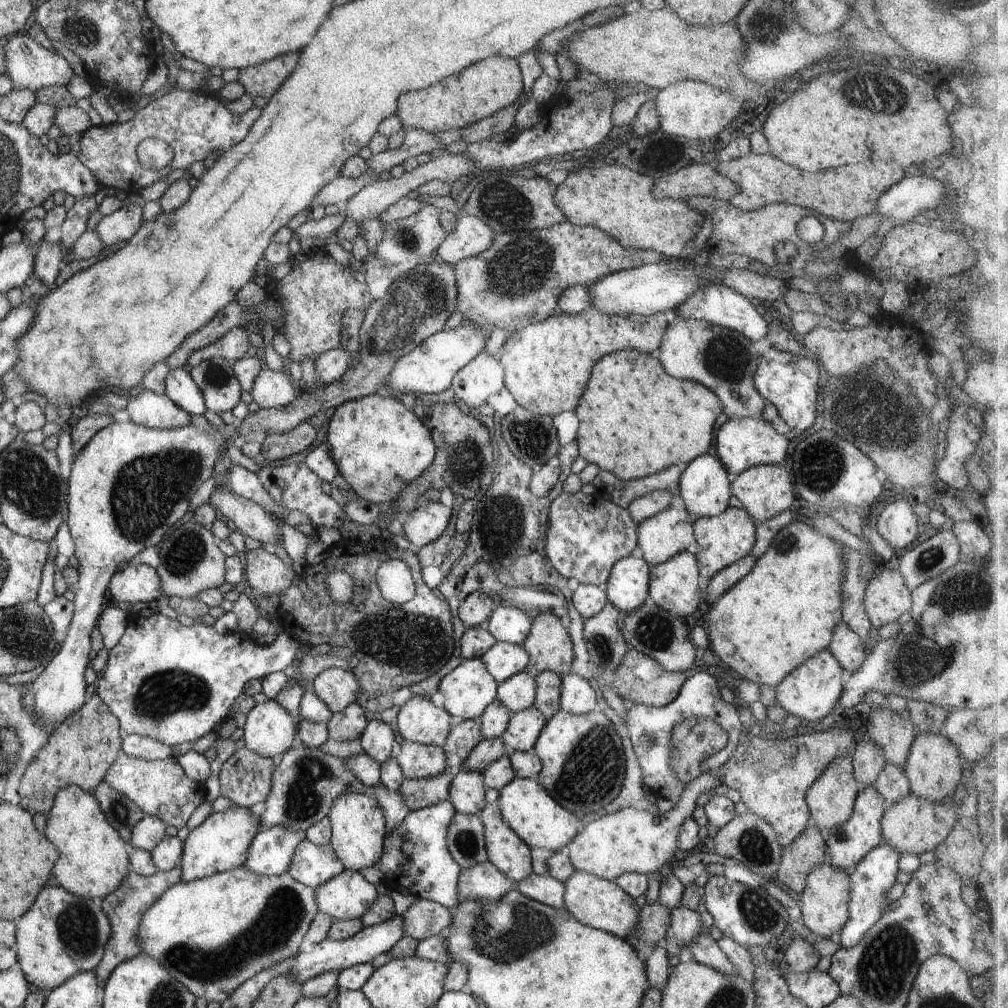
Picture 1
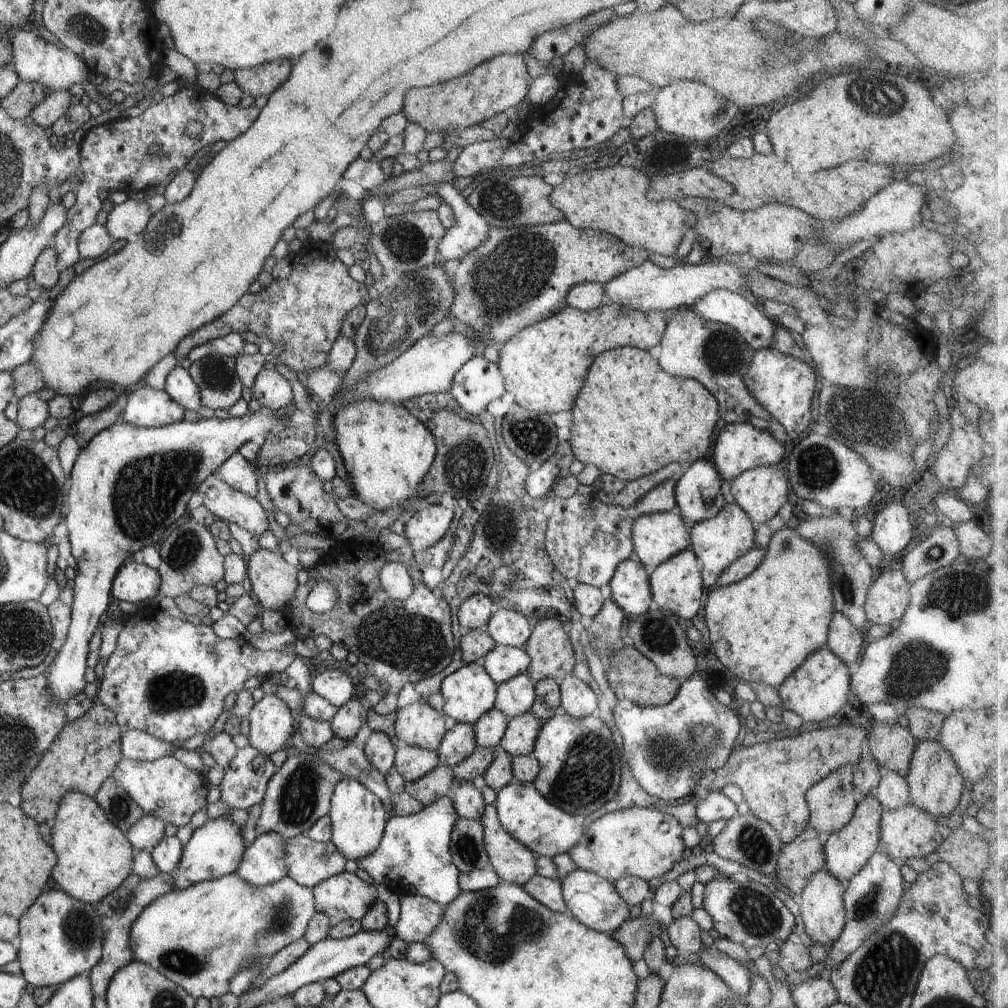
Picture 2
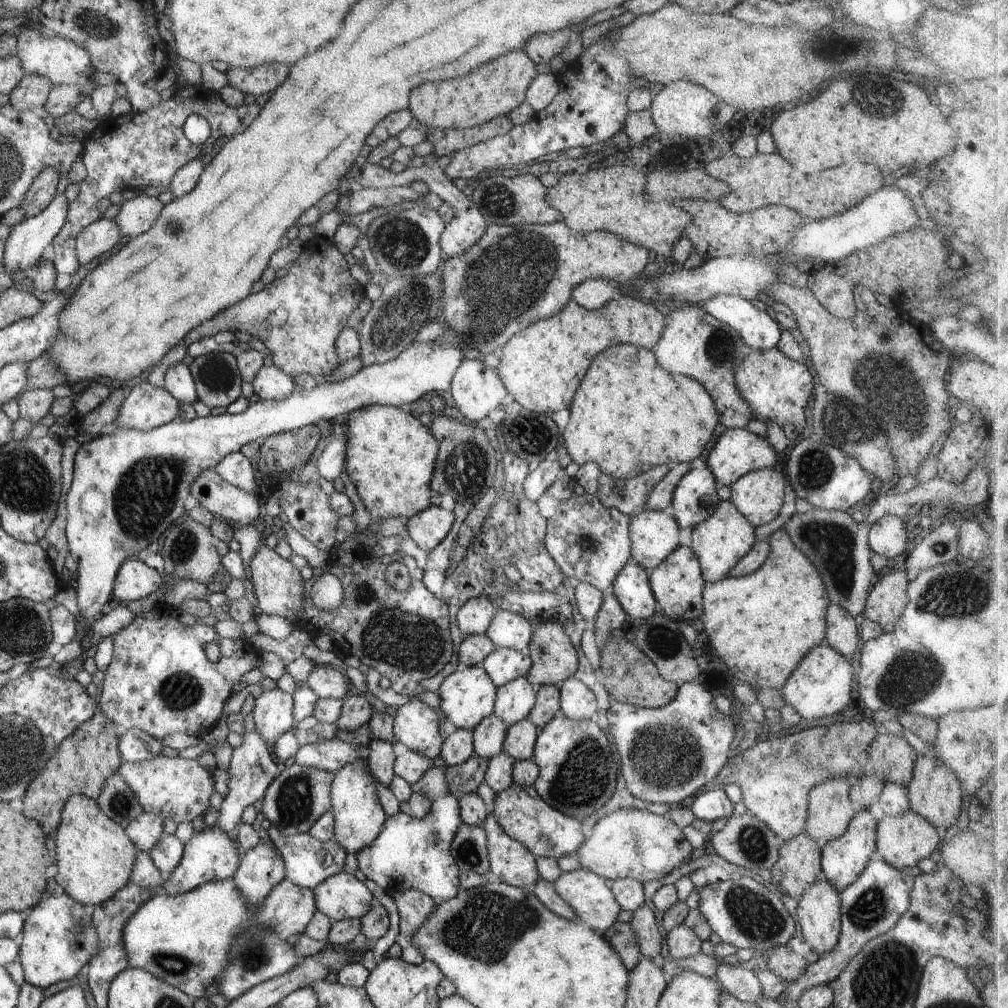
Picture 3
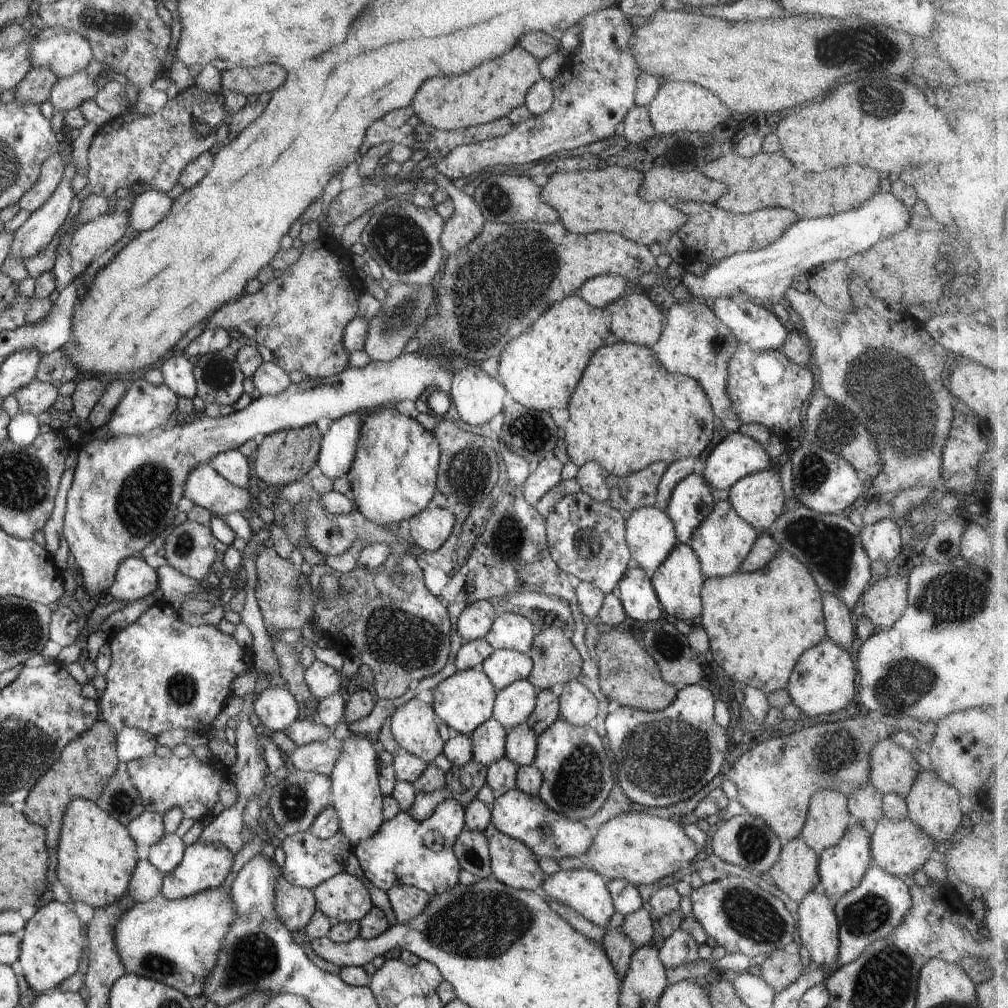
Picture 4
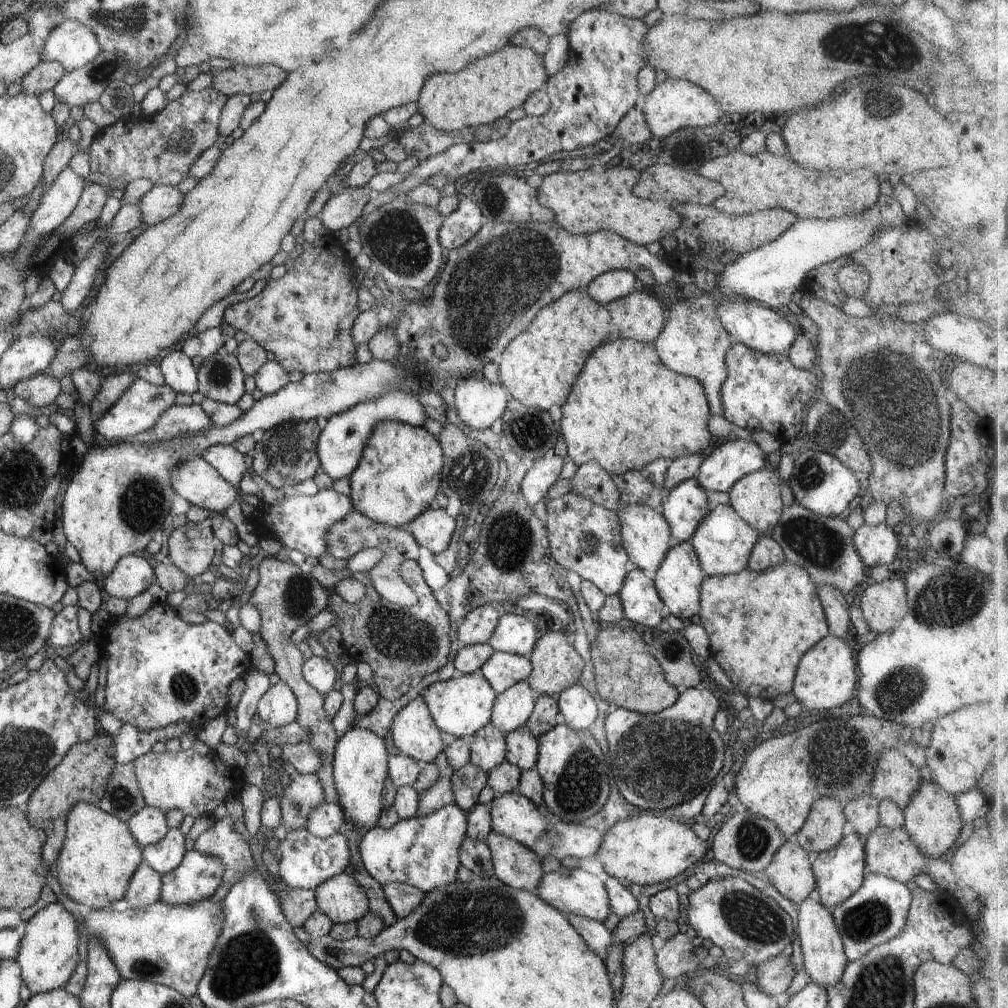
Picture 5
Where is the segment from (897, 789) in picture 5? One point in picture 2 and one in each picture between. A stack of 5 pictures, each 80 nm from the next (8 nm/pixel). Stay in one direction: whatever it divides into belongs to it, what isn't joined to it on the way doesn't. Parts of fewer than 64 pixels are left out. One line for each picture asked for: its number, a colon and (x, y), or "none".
2: (891, 746)
3: (893, 758)
4: (893, 768)

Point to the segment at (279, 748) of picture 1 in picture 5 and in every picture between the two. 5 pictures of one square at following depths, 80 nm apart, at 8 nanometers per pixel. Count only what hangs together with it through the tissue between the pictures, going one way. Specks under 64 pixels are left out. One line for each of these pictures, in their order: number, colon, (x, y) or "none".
2: (272, 724)
3: (272, 714)
4: (276, 708)
5: (278, 707)

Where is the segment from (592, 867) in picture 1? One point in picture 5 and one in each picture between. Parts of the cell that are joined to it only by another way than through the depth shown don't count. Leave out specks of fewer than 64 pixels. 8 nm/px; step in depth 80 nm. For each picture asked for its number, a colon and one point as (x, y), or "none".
2: (644, 842)
3: (635, 843)
4: (640, 848)
5: (646, 849)

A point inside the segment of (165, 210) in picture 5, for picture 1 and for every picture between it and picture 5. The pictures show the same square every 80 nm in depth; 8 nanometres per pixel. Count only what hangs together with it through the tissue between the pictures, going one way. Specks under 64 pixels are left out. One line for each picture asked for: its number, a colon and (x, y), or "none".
1: (120, 226)
2: (126, 220)
3: (137, 215)
4: (149, 208)

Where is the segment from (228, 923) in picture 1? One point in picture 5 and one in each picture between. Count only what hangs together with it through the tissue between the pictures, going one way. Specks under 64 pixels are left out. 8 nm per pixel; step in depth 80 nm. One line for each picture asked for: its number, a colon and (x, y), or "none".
2: (200, 937)
3: (185, 939)
4: (176, 942)
5: (167, 944)

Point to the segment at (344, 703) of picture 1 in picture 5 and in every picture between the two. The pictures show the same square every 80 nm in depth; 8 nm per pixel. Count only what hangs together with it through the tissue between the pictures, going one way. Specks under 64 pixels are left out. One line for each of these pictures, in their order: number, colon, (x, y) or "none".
2: (338, 687)
3: (326, 681)
4: (323, 680)
5: (318, 672)

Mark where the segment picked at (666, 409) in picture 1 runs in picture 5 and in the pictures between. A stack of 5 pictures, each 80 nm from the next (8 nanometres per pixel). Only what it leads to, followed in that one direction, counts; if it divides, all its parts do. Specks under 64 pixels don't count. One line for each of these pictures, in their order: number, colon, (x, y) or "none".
2: (630, 419)
3: (628, 415)
4: (627, 412)
5: (626, 409)

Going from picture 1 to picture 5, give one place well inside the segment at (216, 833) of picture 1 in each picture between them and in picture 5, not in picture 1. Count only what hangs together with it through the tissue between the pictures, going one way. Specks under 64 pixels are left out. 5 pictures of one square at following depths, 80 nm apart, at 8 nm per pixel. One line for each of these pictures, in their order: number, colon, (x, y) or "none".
2: (215, 849)
3: (211, 855)
4: (203, 866)
5: (198, 876)

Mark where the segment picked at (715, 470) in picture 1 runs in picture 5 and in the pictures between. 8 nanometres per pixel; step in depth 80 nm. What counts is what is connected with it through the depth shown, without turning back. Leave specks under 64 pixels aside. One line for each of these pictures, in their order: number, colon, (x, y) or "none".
2: (698, 491)
3: (695, 499)
4: (691, 501)
5: (687, 505)

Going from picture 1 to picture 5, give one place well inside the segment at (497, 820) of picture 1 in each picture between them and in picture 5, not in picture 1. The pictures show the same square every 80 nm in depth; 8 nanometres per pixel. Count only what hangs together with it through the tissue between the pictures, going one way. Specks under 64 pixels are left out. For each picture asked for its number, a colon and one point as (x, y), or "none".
2: (514, 863)
3: (510, 860)
4: (512, 863)
5: (515, 865)

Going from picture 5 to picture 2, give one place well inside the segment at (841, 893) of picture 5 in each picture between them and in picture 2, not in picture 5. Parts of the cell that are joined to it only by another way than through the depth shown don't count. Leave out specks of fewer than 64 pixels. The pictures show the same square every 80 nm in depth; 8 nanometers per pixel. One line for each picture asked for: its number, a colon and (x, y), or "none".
2: (846, 851)
3: (843, 859)
4: (841, 868)

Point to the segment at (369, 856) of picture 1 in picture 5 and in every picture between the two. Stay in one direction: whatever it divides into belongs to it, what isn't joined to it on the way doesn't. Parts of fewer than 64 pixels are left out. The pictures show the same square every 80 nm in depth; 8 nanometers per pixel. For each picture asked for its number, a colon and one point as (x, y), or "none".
2: (358, 817)
3: (358, 815)
4: (356, 796)
5: (360, 764)

